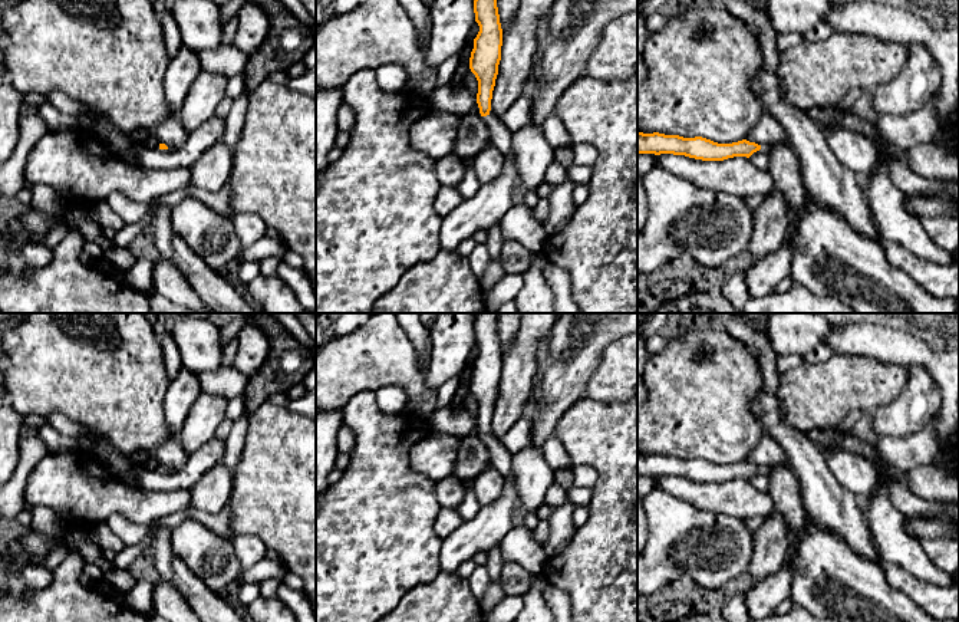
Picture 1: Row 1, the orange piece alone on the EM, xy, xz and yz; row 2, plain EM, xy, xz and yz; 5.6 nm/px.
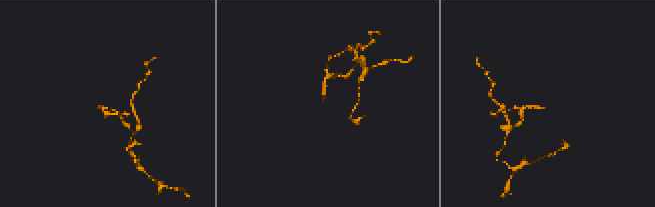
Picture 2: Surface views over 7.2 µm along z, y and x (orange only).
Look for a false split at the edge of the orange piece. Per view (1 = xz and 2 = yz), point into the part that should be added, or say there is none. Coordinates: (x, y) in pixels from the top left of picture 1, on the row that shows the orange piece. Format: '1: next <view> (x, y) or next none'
1: next xz (487, 207)
2: next yz (765, 147)

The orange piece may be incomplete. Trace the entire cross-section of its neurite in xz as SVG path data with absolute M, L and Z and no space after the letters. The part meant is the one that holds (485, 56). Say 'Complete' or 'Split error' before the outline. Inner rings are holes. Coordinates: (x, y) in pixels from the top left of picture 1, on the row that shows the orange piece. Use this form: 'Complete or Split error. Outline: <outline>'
Split error. Outline: M474 0L475 22L480 32L474 39L469 69L478 80L477 103L484 118L491 144L505 159L502 172L491 182L481 184L478 192L442 218L439 230L441 250L454 251L461 241L477 231L488 231L514 205L514 191L520 184L513 152L513 132L490 113L492 90L501 60L502 29L497 0Z

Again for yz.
Split error. Outline: M637 132L637 155L673 154L702 161L724 161L734 157L749 158L754 152L759 149L768 152L774 145L777 144L758 145L747 139L732 144L718 144L702 136L683 138L679 135L665 135L659 132L653 134Z

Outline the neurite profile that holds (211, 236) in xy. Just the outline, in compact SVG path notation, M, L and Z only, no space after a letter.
M188 197L171 207L171 224L184 243L212 270L240 257L243 244L231 217L214 211L197 198Z

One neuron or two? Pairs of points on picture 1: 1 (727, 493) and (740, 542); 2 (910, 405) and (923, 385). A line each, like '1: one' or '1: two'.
1: two
2: one

